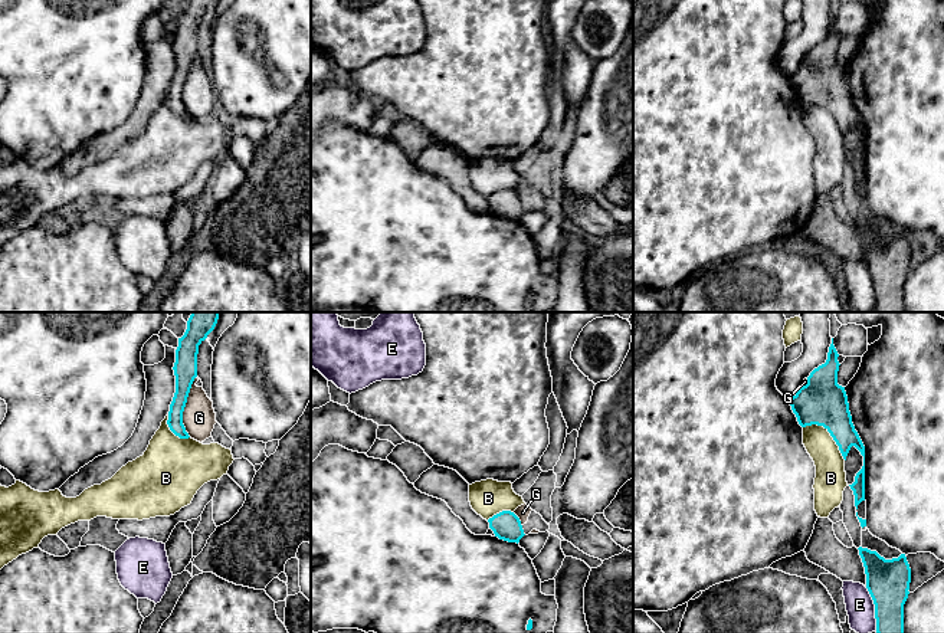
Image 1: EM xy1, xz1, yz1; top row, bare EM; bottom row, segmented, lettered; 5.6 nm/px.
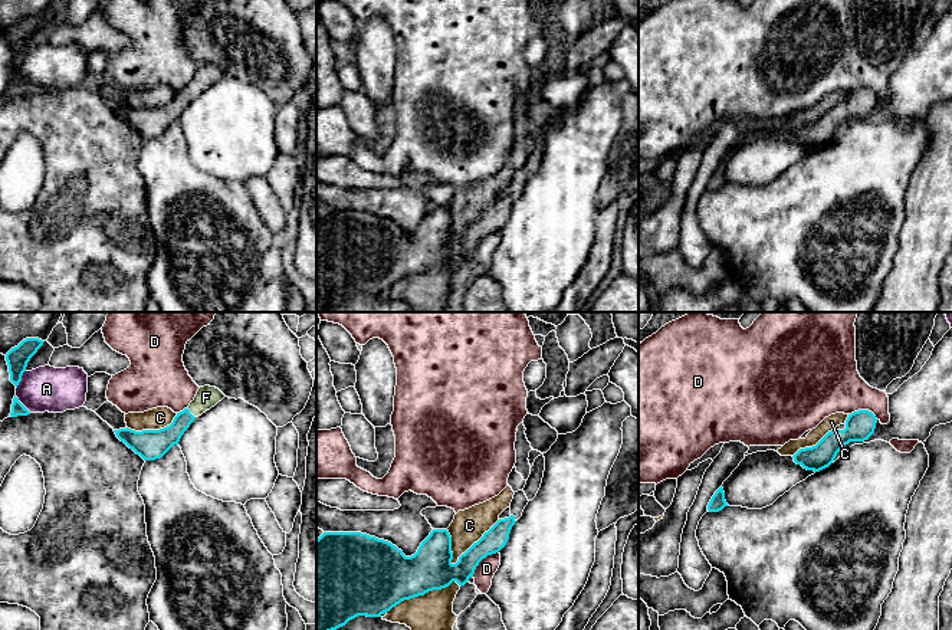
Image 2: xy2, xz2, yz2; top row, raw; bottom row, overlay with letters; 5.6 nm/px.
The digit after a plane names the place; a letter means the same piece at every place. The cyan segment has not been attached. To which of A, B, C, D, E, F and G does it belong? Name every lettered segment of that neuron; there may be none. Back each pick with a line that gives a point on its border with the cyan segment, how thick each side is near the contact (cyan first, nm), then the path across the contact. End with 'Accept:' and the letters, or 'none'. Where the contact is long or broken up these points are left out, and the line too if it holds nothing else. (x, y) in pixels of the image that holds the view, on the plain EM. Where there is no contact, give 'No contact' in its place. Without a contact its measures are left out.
F: Touches cyan at xy2 (190, 91). Thickness 150 nm (cyan) against 120 nm. Path across: xy2 (157, 121), (190, 91), (206, 75)
Accept: F

